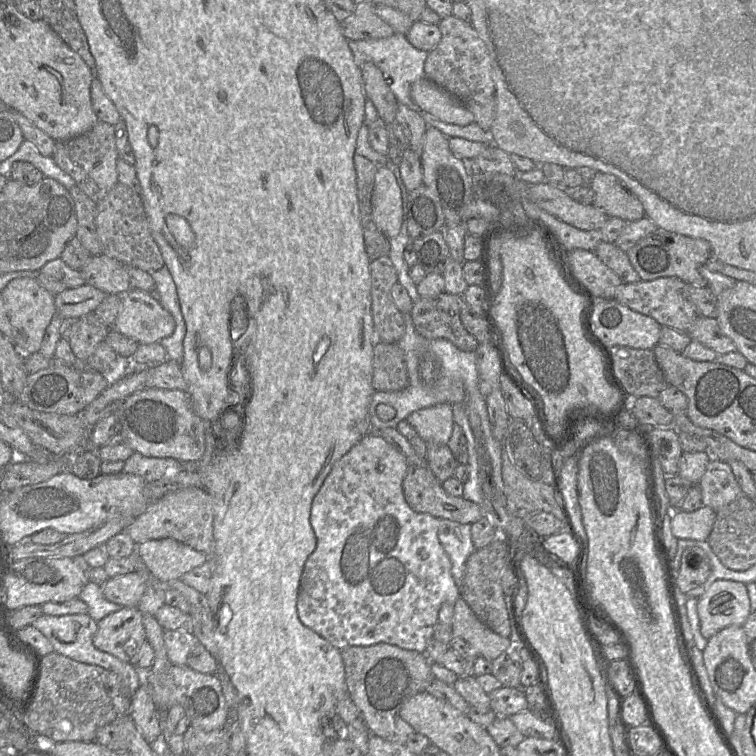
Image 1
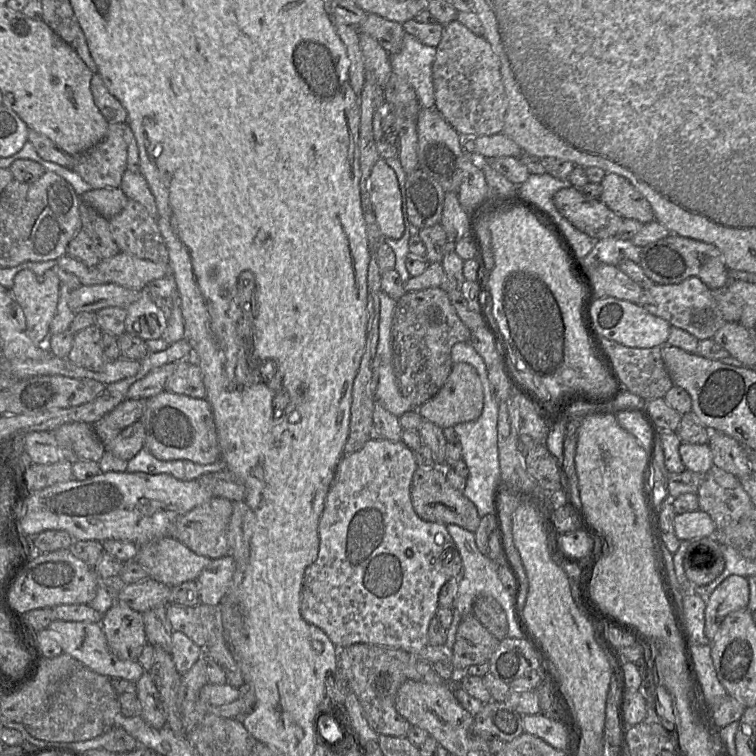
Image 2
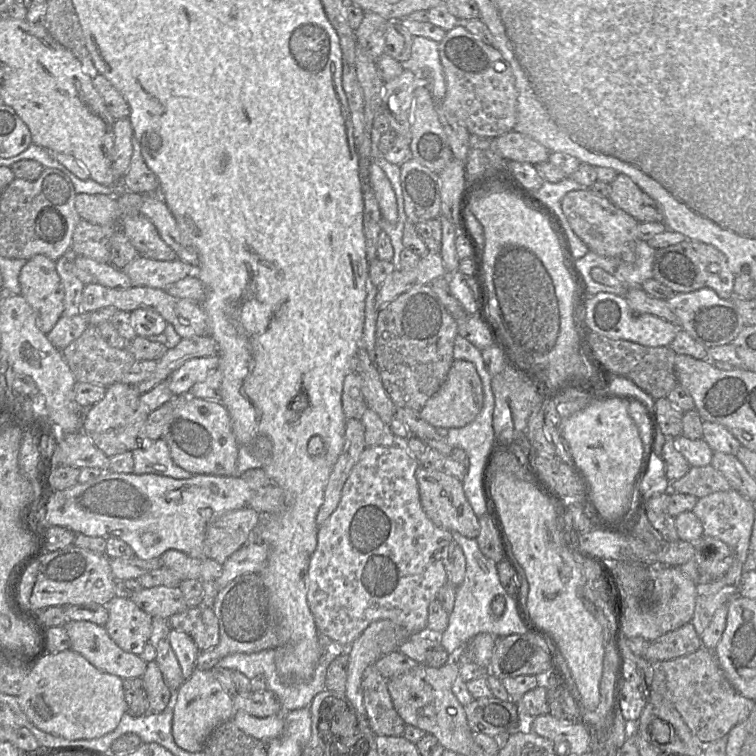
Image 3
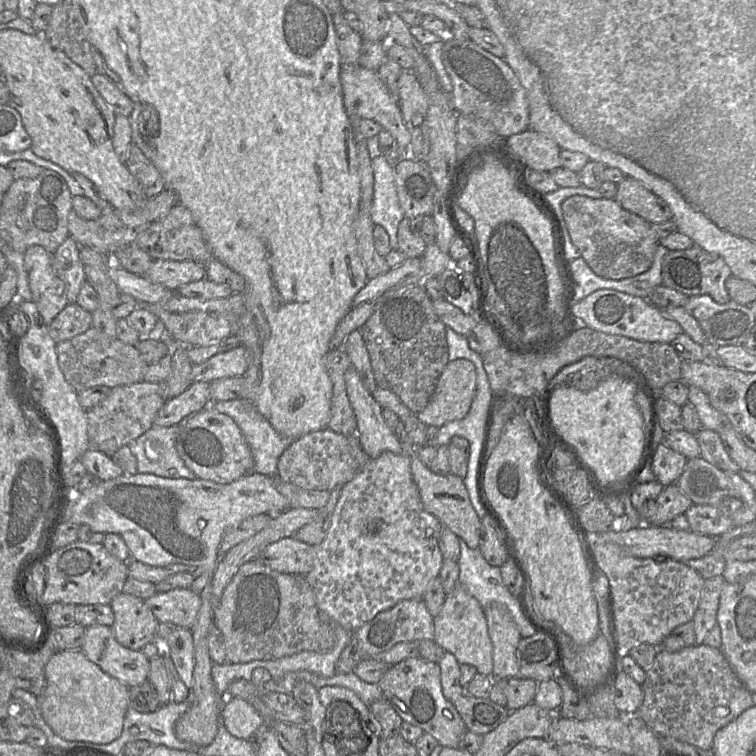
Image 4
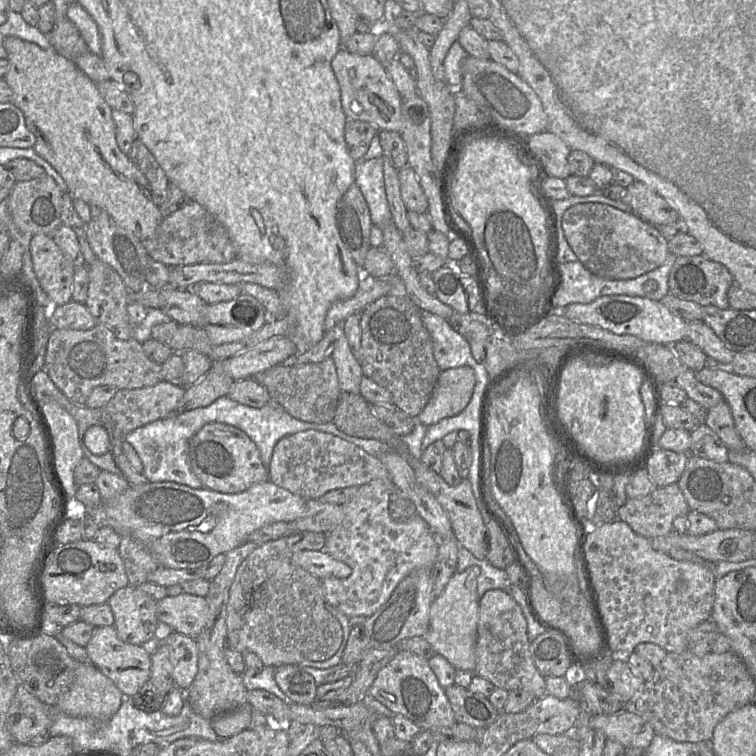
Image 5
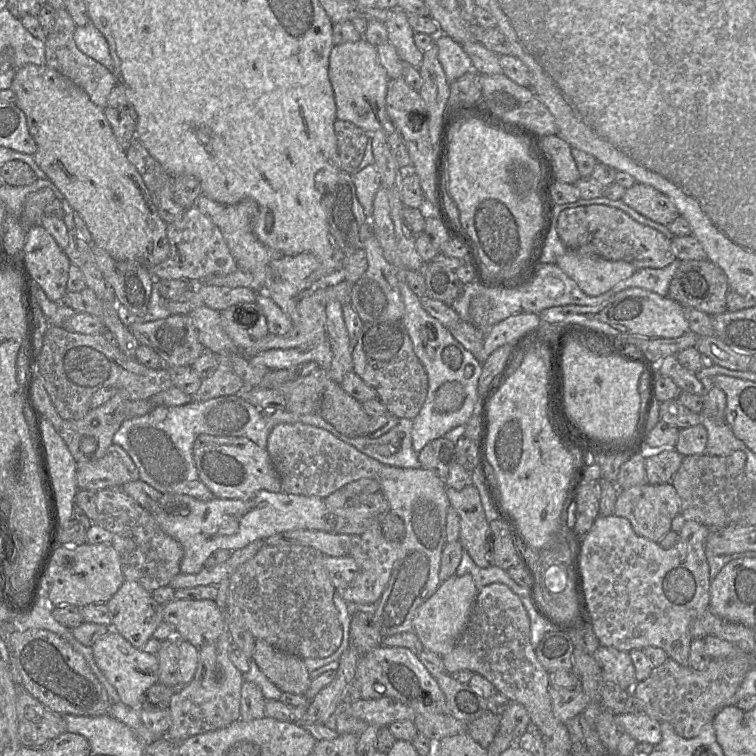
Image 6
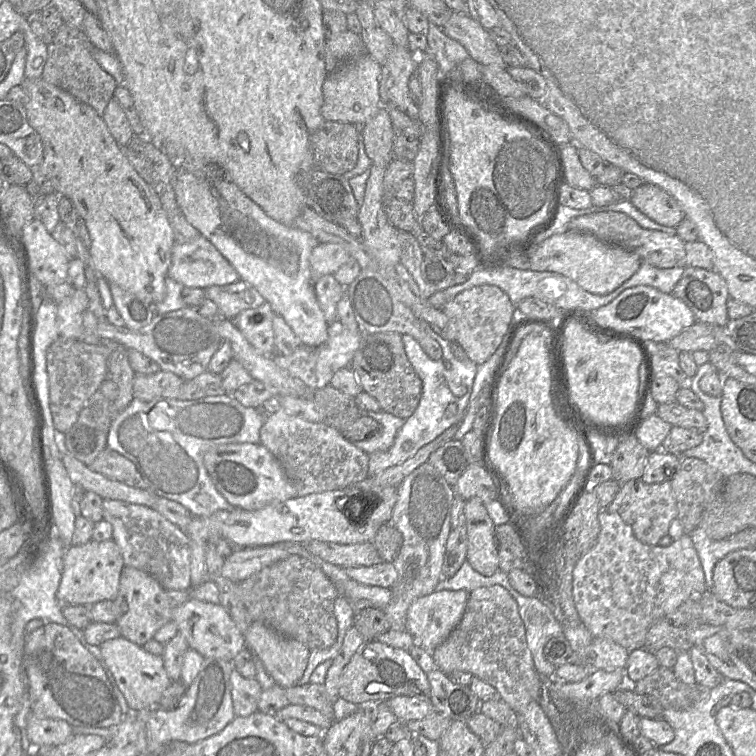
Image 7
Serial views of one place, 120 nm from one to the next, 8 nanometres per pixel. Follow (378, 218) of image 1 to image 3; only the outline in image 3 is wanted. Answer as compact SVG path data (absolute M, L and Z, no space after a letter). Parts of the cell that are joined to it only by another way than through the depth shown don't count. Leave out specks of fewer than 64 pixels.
M373 160L369 166L369 180L382 218L390 223L395 223L398 212L394 190L384 171Z

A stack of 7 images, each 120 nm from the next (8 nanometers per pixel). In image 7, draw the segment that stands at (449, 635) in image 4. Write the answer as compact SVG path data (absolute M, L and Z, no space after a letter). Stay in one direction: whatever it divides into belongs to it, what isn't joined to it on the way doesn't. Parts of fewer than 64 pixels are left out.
M440 590L417 598L410 605L406 616L406 631L414 637L415 646L420 646L432 654L460 623L468 597L469 593L465 590Z

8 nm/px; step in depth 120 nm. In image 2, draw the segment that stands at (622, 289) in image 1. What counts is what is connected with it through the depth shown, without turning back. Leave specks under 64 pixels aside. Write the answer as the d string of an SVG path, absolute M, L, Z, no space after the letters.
M689 277L678 284L655 284L644 289L638 302L651 314L666 320L671 326L683 329L698 340L713 338L726 323L711 290L700 279Z

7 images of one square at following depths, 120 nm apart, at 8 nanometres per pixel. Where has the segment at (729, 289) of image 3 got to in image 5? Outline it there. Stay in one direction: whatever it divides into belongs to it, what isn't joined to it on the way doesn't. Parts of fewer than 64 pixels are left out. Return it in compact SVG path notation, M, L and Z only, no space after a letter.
M703 254L677 257L668 279L669 294L702 306L715 306L719 309L729 307L728 291L734 279L722 264L706 258Z

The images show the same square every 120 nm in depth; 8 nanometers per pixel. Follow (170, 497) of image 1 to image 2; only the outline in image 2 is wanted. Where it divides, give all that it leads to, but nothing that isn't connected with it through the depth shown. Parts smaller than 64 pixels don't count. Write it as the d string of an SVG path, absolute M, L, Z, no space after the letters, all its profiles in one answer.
M213 496L203 504L179 516L169 527L168 536L177 539L197 555L211 560L229 554L227 528L233 511L233 502L227 498Z

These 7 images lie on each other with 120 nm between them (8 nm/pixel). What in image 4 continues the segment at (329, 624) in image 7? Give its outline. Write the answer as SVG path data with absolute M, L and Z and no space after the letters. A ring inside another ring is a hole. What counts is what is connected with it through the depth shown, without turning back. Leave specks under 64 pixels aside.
M342 486L330 491L330 498L324 508L319 510L318 517L299 529L293 538L312 546L319 545L326 537L332 522L334 509L341 494ZM260 557L243 564L225 587L220 602L214 610L214 624L224 637L227 663L275 660L302 651L326 653L336 642L333 629L319 619L315 594L306 577L275 571Z

